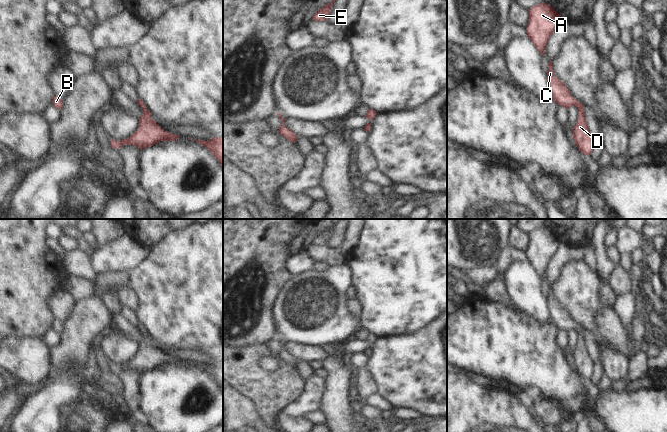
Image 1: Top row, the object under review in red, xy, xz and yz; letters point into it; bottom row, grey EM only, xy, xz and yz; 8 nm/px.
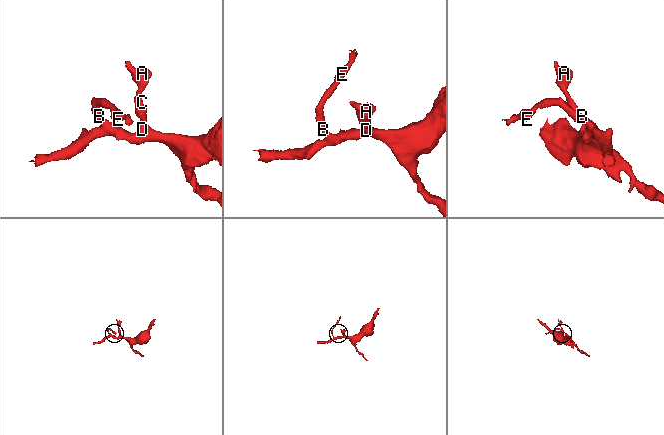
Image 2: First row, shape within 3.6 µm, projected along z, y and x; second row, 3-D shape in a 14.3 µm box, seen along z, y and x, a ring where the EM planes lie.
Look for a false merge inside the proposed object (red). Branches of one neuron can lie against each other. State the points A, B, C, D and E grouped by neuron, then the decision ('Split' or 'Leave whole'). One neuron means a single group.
Groups: A B C D E. Leave whole

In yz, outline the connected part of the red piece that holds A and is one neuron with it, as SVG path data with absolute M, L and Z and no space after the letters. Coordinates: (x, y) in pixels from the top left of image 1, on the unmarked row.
M544 226L531 231L528 234L528 239L528 249L526 250L527 260L540 278L544 279L546 267L558 251L560 239L552 230Z

